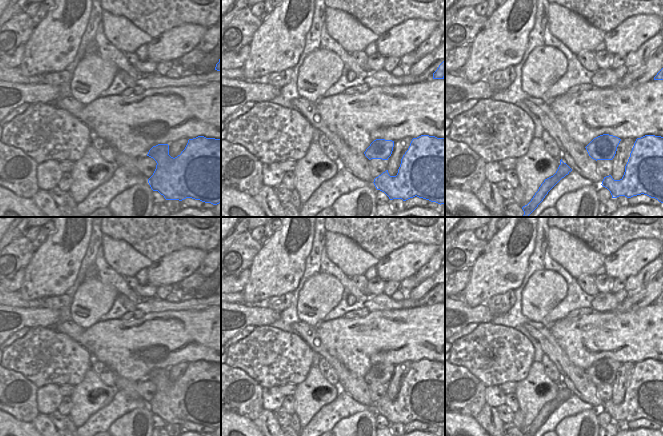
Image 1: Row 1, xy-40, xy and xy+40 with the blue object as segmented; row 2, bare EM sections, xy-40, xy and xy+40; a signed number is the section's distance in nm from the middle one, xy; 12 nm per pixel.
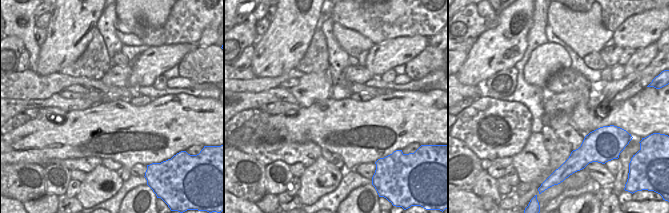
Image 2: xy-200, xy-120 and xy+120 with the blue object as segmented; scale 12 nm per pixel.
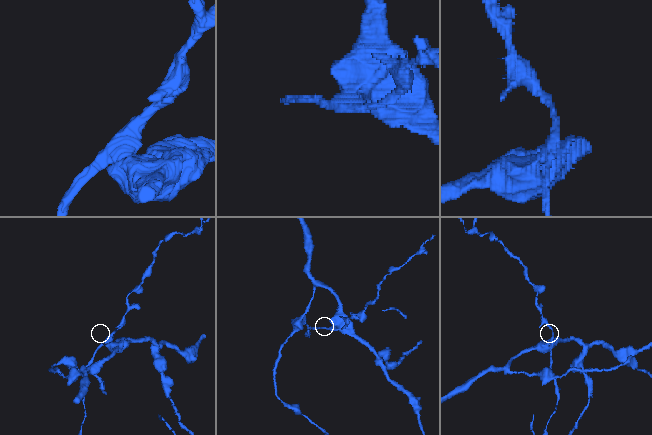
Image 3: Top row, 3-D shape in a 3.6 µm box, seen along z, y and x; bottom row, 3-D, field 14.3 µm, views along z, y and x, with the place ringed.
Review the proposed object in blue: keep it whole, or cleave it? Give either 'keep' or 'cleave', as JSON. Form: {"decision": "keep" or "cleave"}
{"decision": "cleave"}

